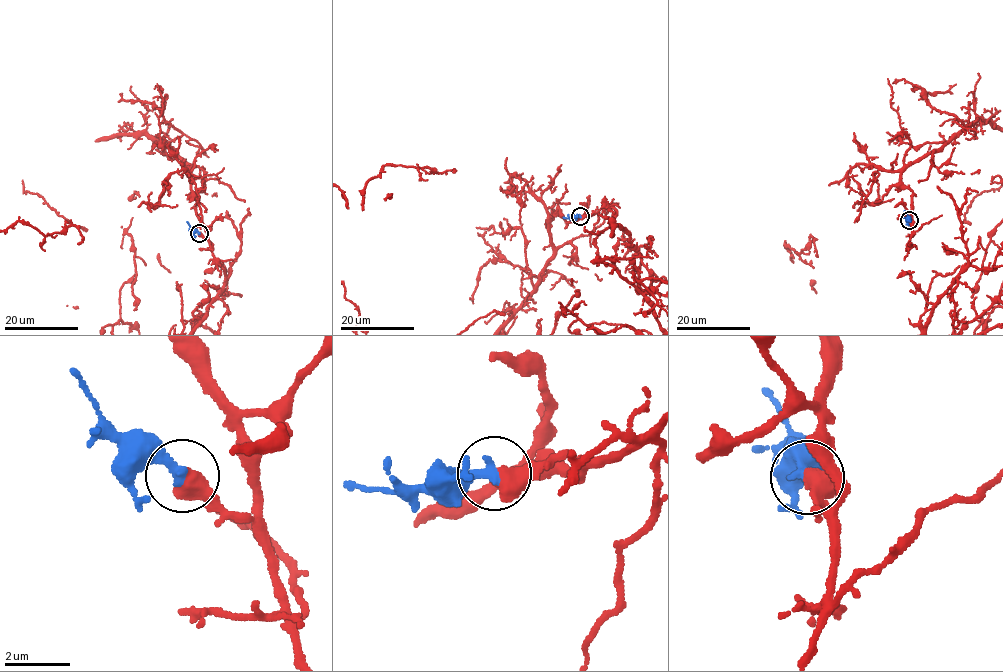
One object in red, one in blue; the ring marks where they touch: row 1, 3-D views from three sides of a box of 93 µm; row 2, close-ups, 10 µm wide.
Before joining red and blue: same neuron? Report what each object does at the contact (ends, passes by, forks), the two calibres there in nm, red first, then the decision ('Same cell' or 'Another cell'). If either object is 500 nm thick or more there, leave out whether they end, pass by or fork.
Thickness 700 nm (red) against 360 nm. Same cell

